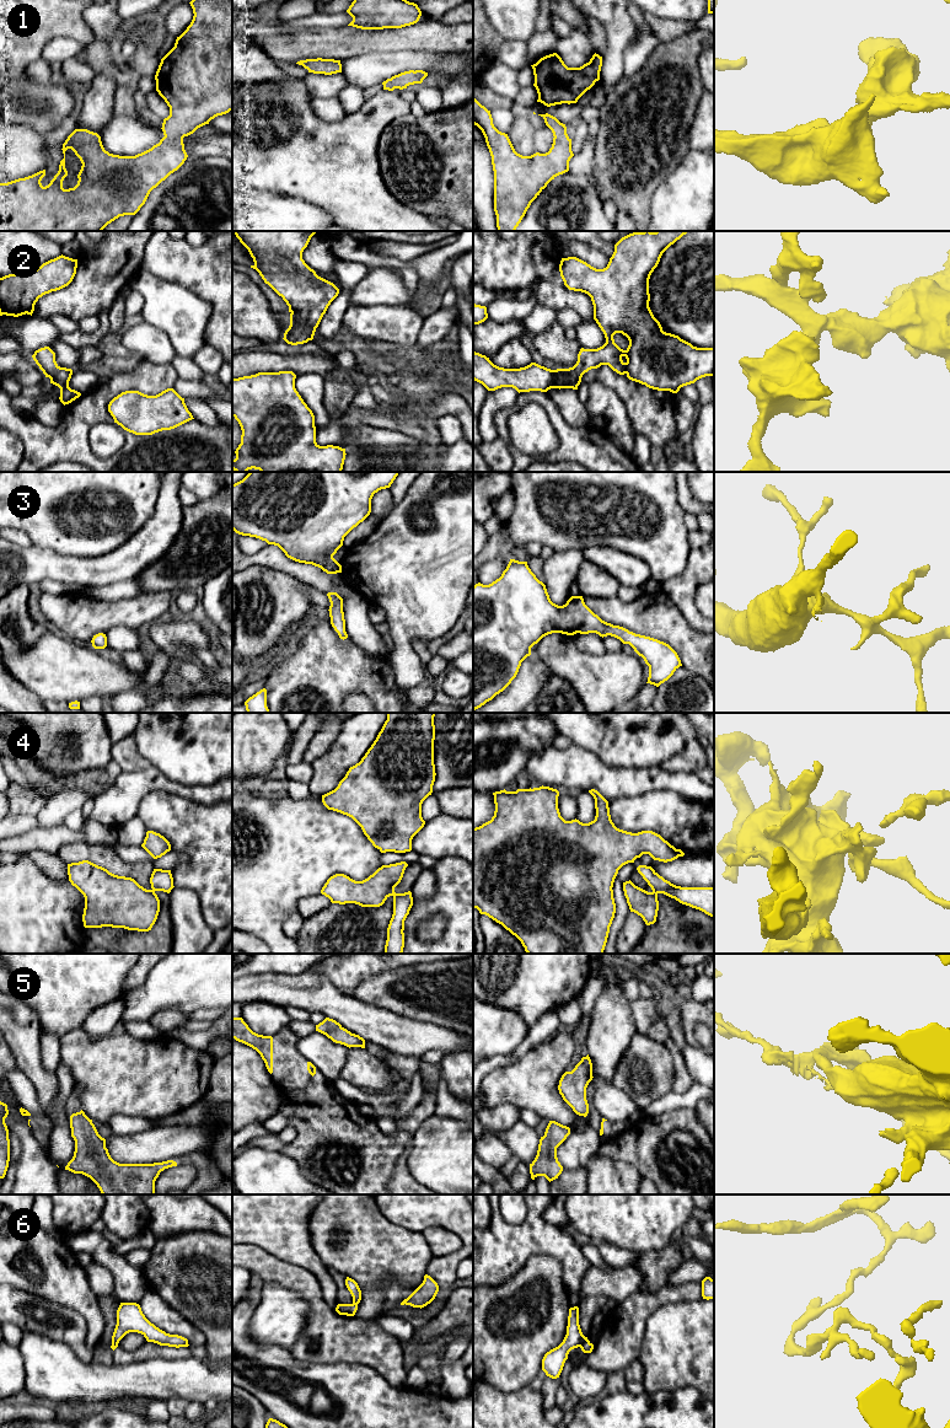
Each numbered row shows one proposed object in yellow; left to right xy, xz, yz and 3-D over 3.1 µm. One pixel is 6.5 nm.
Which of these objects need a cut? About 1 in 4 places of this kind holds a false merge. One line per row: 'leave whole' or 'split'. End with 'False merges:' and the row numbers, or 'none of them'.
1: leave whole
2: leave whole
3: leave whole
4: leave whole
5: leave whole
6: split
False merges: 6

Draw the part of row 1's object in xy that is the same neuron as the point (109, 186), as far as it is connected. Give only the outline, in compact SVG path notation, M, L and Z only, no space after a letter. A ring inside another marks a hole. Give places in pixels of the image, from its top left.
M192 0L189 4L194 14L193 20L187 29L179 37L177 37L175 47L161 59L155 75L156 91L170 107L170 116L163 119L161 128L165 136L160 140L160 143L135 156L119 156L109 154L104 150L101 136L97 133L90 131L87 129L75 129L63 144L61 150L64 159L60 161L58 173L48 186L43 187L41 183L42 178L45 176L45 170L25 178L18 178L7 183L0 183L0 231L102 231L108 224L119 216L135 215L145 204L150 192L162 181L165 181L171 173L177 171L187 160L188 155L184 150L183 138L193 134L198 128L209 124L209 122L215 117L232 111L232 0ZM68 149L71 149L75 152L82 166L77 175L77 184L74 188L64 189L63 181L68 176L68 171L65 168L65 151Z

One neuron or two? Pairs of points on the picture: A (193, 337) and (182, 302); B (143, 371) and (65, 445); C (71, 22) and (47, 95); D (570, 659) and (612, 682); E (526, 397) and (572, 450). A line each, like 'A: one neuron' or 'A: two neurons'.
A: one neuron
B: one neuron
C: two neurons
D: one neuron
E: one neuron

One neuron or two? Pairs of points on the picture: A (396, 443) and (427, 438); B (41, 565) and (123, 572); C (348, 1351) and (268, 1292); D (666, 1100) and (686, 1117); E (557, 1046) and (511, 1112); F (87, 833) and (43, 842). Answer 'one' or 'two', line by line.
A: two
B: one
C: two
D: two
E: two
F: one

